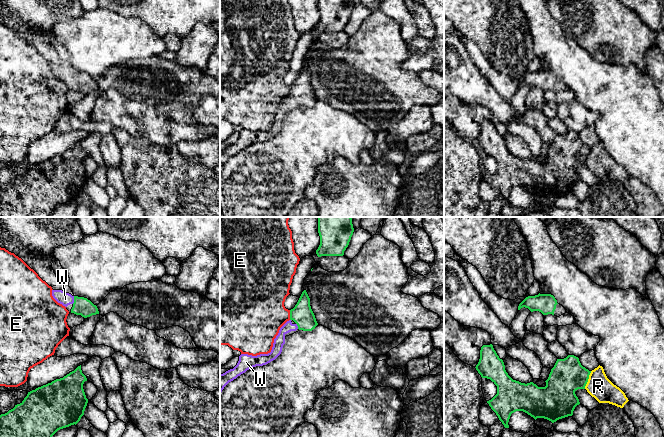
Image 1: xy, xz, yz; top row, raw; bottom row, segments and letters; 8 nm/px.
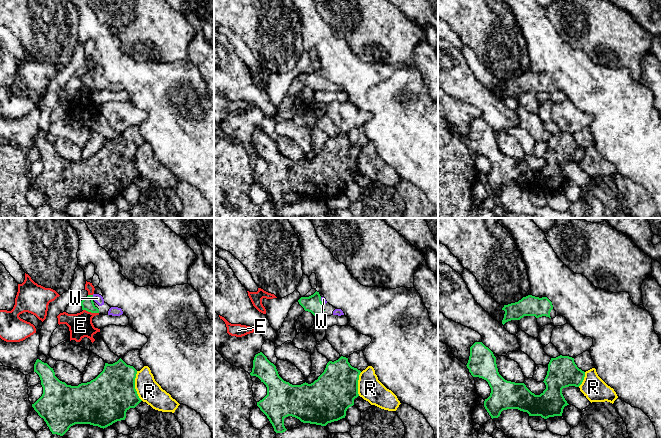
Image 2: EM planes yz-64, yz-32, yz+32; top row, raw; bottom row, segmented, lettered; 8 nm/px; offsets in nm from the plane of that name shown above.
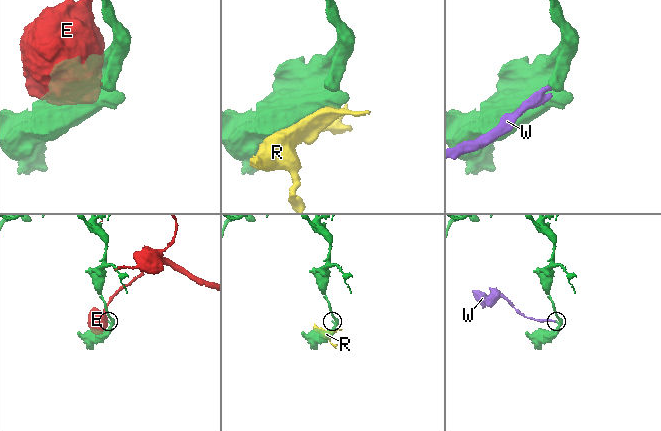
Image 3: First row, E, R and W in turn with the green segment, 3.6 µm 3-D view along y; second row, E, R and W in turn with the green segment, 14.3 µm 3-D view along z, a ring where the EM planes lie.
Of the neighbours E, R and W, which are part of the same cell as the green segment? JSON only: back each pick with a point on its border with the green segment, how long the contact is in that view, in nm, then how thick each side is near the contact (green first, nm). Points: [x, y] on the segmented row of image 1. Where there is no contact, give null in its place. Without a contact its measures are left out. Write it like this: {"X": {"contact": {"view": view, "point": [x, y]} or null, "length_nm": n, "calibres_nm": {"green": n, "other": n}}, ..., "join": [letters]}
{"W": {"contact": {"view": "xy", "point": [74, 300]}, "length_nm": 70, "calibres_nm": {"green": 150, "other": 100}}, "join": ["W"]}

